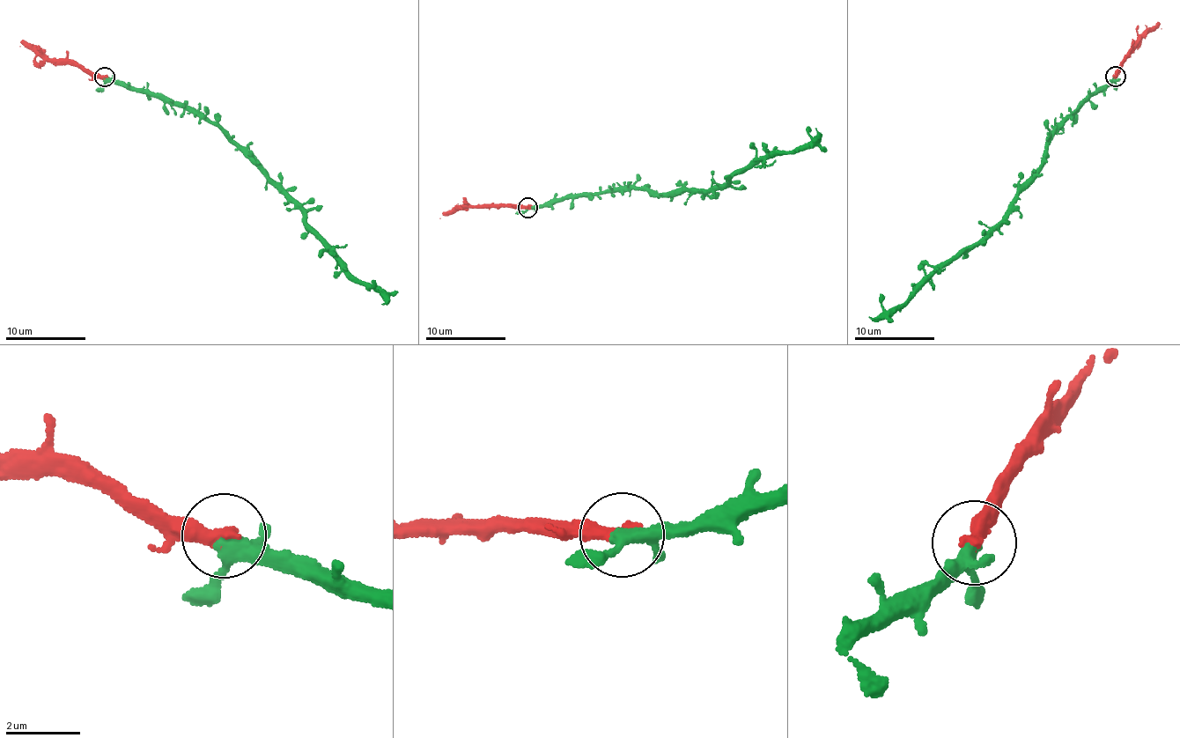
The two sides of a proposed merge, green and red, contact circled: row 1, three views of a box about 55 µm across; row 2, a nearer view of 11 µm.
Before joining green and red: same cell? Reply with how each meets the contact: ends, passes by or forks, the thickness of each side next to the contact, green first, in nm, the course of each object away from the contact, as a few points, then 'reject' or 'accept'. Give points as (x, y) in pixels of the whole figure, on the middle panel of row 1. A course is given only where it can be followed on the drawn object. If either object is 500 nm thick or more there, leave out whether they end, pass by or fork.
green forks | red ends | 280/400 nm | green via (528, 208), (632, 189), (647, 189), (660, 195), (716, 188), (754, 165), (800, 150), (817, 134), (815, 128) | red via (528, 208), (463, 204), (440, 217) | accept

